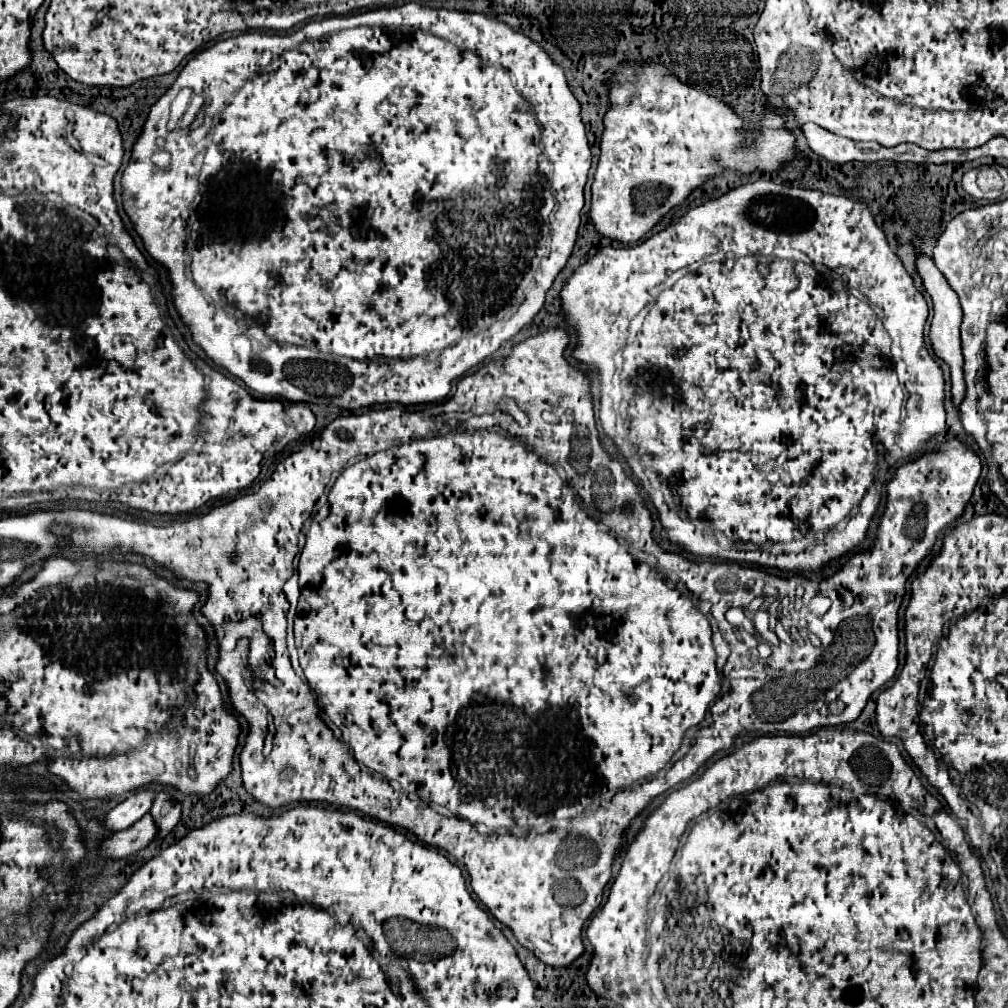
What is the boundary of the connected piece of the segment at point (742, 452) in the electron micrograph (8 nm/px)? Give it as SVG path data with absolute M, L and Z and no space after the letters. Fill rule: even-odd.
M757 180L757 182L751 182L751 184L743 184L743 186L731 188L731 190L725 192L721 198L707 200L705 204L701 204L701 206L697 206L697 208L691 208L687 214L683 214L681 218L677 218L671 226L667 226L665 230L653 234L651 238L647 238L647 240L641 242L641 244L635 244L635 246L619 246L619 248L613 248L613 246L603 246L603 248L599 248L599 252L597 252L593 258L589 258L585 264L581 264L581 266L571 274L571 278L563 284L563 288L561 288L561 310L563 310L565 322L573 328L573 332L575 332L575 336L577 336L577 346L573 348L571 356L577 358L581 364L595 368L597 374L599 374L599 382L601 383L599 420L604 432L611 438L611 442L615 444L615 448L619 450L619 454L625 458L625 462L629 464L629 468L631 468L635 480L637 480L637 482L641 484L641 488L649 494L653 506L657 508L659 522L661 522L663 530L667 532L669 542L671 542L671 544L677 544L677 546L681 546L681 548L685 548L687 552L691 552L691 554L695 554L695 556L721 558L721 560L733 560L733 562L749 562L749 564L757 564L757 566L765 566L765 568L777 568L777 570L781 570L781 572L791 572L791 574L797 574L797 572L799 572L799 574L803 574L803 572L821 574L823 568L827 568L833 560L843 558L847 552L851 552L853 548L857 548L857 546L865 540L867 528L869 528L869 524L871 524L871 518L873 518L873 514L875 514L875 510L877 510L877 506L879 506L879 502L881 502L881 492L869 492L869 494L865 494L865 492L867 492L869 484L873 482L877 464L883 462L885 452L887 452L889 448L892 448L888 456L892 456L893 467L901 458L907 459L911 454L919 452L931 438L935 438L939 432L945 430L945 408L943 408L943 388L945 388L945 380L943 380L943 370L941 370L939 364L931 358L931 354L927 352L925 340L923 340L923 328L925 328L927 314L929 314L927 302L925 302L923 294L915 288L913 278L911 278L911 276L907 274L907 270L903 268L901 260L899 260L899 258L895 256L895 252L889 248L889 244L887 244L887 240L885 240L885 234L883 234L883 230L877 228L877 224L875 224L875 220L873 220L869 208L867 208L863 202L855 202L855 200L849 200L849 198L845 198L845 196L833 196L833 194L823 194L823 192L819 192L819 190L805 190L805 188L783 186L783 184L775 184L775 182L771 182L771 180ZM817 264L829 266L829 268L833 268L837 274L843 274L843 278L845 278L851 286L857 286L857 288L867 296L869 302L865 302L863 298L853 296L851 290L849 290L849 286L845 286L845 282L841 284L841 278L837 278L837 274L833 274L831 270L821 272L821 268L815 266ZM667 376L675 376L675 380L689 378L689 376L695 376L695 378L691 378L691 382L663 382L663 386L657 386L657 391L650 389L649 386L653 386L653 378L667 378ZM899 382L905 386L905 392L907 392L903 422L901 422L903 390L901 390L901 384L899 384ZM855 506L859 506L859 512L849 520L843 530L838 531L838 529L834 528L829 530L826 534L823 534L823 538L815 538L815 536L813 536L813 534L817 534L817 532L815 532L815 524L823 524L823 522L835 522L835 524L837 524L839 520L843 520L845 514L849 516L849 512L851 512Z

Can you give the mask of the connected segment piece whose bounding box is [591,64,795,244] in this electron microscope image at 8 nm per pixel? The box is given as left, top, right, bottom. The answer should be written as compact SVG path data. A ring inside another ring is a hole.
M623 64L617 68L615 76L617 82L609 92L611 110L605 114L601 158L595 172L591 200L591 220L597 232L603 236L615 238L623 244L637 242L663 218L663 214L681 204L693 188L701 186L709 176L721 172L721 168L733 168L739 172L751 172L759 168L763 172L773 172L795 156L795 138L787 132L785 120L779 116L765 116L759 122L761 136L753 146L745 146L743 120L735 116L725 102L681 84L663 66Z

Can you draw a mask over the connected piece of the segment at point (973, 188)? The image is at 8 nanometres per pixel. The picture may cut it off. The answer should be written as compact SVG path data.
M973 168L973 170L965 172L961 186L963 186L963 190L965 190L969 196L981 200L981 198L985 198L985 192L983 192L983 190L979 188L979 184L977 184L977 174L979 174L979 168Z

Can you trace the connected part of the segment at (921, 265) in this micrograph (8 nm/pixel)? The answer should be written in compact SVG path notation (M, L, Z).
M919 252L917 254L917 262L915 262L915 268L917 268L917 274L921 276L923 280L923 286L927 290L927 294L931 296L933 300L933 310L935 310L935 316L931 320L931 328L929 328L929 340L933 344L933 350L935 354L949 366L951 370L951 400L953 400L953 406L959 408L963 398L965 398L965 380L963 380L963 354L961 354L961 338L959 338L959 324L961 324L961 306L959 306L959 298L955 294L955 290L945 282L945 276L937 270L935 262L931 256Z

